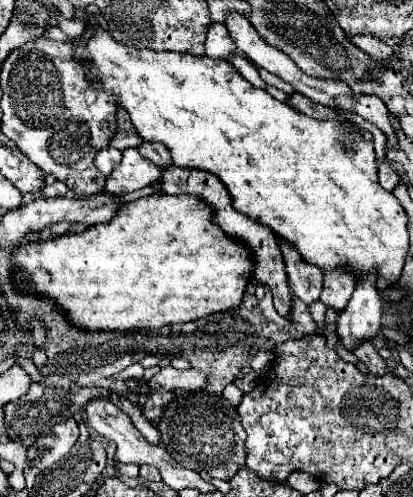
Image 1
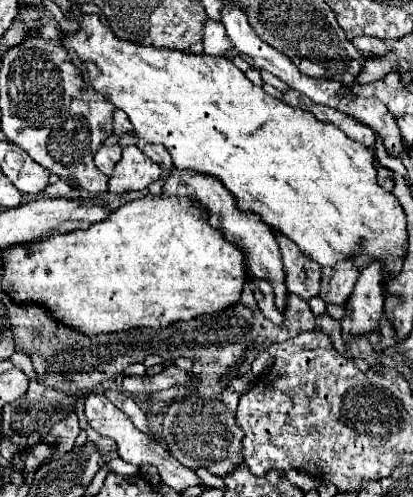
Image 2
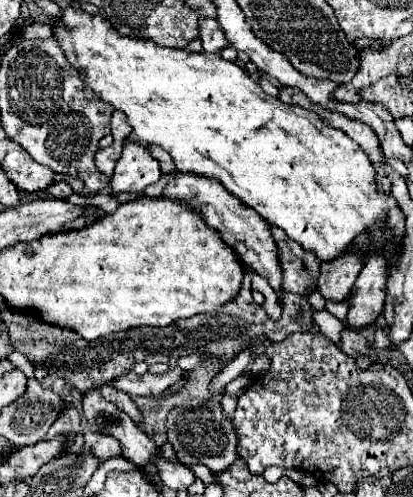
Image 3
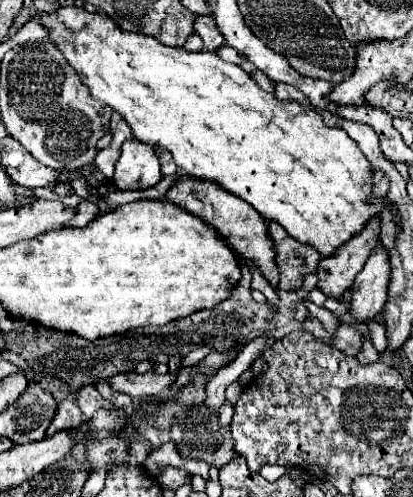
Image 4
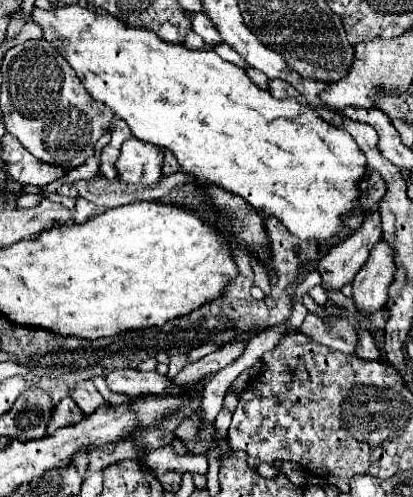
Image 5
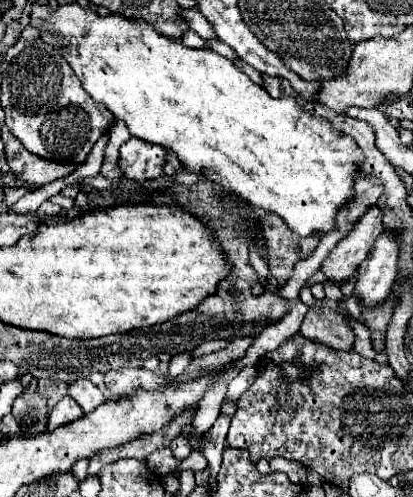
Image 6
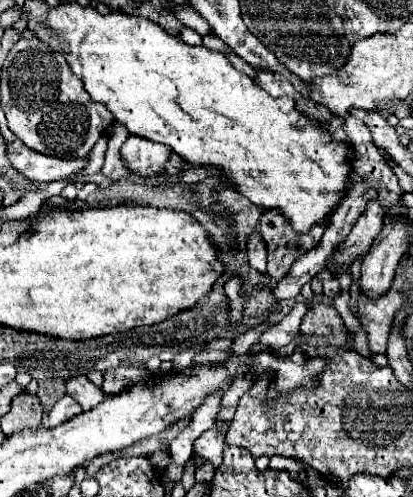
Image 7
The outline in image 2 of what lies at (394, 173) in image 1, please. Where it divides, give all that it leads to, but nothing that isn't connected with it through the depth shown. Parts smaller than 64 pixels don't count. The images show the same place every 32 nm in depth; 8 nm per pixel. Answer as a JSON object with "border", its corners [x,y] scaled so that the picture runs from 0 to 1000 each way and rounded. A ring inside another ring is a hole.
{"border":[[[915,334],[915,370],[930,378],[930,382],[949,382],[954,378],[954,358],[949,358],[949,342],[930,338],[930,334]]]}

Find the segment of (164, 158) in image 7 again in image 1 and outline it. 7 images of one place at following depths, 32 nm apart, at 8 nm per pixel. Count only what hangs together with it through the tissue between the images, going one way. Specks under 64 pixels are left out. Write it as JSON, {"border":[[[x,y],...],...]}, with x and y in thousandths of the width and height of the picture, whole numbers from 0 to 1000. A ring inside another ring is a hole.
{"border":[[[334,298],[300,302],[295,326],[257,358],[257,382],[271,390],[305,390],[373,370],[387,358],[387,338],[354,322]]]}

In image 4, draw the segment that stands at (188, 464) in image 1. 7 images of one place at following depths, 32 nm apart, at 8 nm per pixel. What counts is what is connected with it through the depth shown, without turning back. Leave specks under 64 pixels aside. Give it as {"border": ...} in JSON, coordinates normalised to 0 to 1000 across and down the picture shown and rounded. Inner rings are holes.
{"border":[[[494,809],[441,813],[441,829],[426,837],[426,845],[412,857],[412,885],[426,893],[426,905],[441,922],[494,926],[504,938],[518,938],[528,946],[571,918],[557,857],[538,857],[528,849],[528,829],[508,833]]]}

